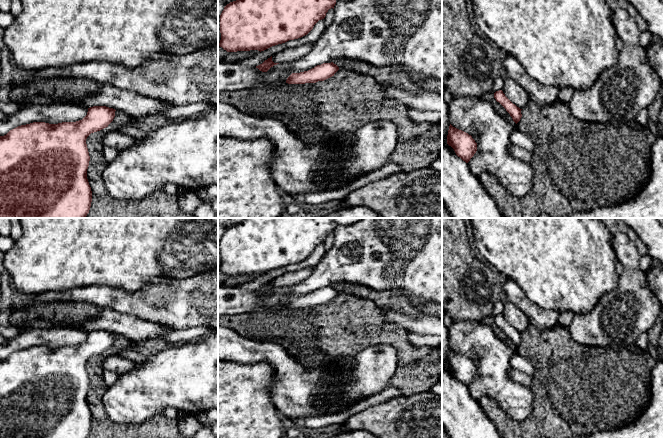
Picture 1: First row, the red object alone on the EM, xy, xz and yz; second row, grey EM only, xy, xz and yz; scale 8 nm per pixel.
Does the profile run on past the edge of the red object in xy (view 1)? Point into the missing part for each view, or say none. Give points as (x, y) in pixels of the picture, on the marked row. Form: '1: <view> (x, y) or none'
1: none

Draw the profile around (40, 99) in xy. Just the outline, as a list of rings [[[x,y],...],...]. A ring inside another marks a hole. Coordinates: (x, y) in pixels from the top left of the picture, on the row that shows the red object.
[[[38,95],[33,98],[24,98],[22,101],[23,106],[31,106],[35,104],[39,105],[49,105],[49,104],[56,104],[60,103],[60,100],[56,100],[54,98],[44,96],[44,95]]]

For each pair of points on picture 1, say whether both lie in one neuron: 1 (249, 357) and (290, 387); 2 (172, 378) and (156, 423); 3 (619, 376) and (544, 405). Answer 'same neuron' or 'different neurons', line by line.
1: same neuron
2: different neurons
3: same neuron

